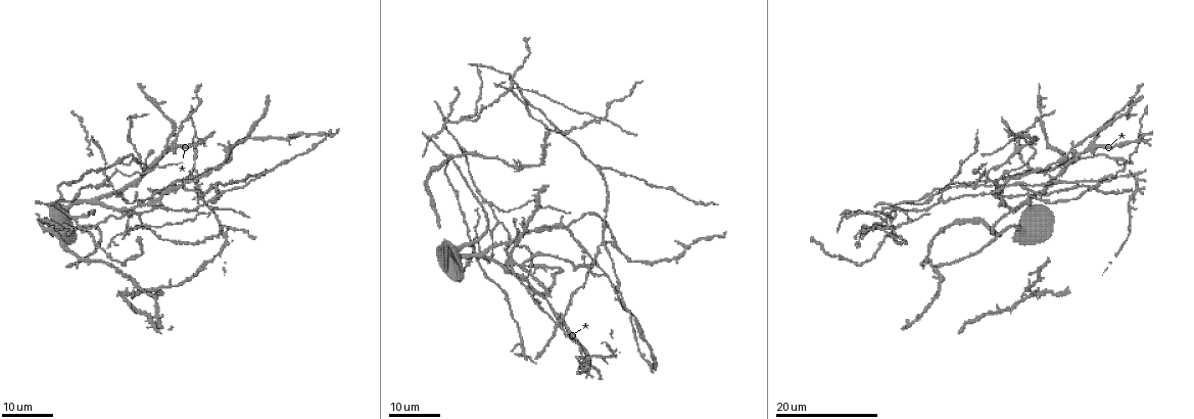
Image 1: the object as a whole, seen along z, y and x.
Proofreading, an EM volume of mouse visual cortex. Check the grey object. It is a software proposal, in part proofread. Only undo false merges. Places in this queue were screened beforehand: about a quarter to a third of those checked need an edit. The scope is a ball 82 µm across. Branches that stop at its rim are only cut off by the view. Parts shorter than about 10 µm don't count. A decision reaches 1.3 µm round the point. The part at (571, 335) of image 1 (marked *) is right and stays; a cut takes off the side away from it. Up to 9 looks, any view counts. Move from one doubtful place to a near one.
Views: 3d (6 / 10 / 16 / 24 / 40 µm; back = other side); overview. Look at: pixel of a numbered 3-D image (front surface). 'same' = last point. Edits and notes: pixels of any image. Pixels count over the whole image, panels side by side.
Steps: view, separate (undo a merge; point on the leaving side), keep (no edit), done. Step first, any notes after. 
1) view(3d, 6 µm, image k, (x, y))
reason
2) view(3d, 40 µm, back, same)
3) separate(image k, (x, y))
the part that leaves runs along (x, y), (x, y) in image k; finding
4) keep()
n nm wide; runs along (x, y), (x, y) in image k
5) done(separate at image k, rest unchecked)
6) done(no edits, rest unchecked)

view(3d, 16 µm, image 1, (559, 323))
four-way junction

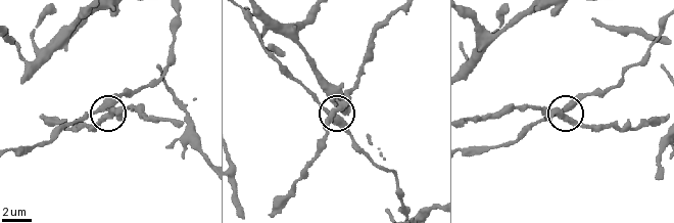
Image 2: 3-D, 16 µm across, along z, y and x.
view(3d, 10 µm, image 2, (336, 110))

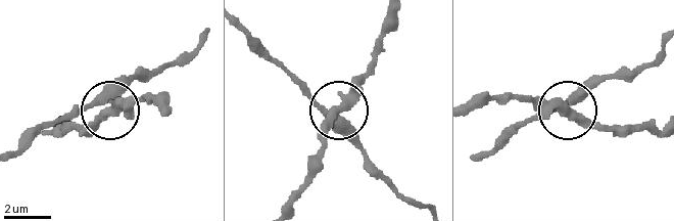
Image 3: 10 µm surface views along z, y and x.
keep()
side arm 101 µm; runs along (663, 50), (565, 106), (541, 108), (526, 99) in image 3; continuous, no second neuron

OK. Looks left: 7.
view(3d, 16 µm, image 1, (211, 199))
branch point

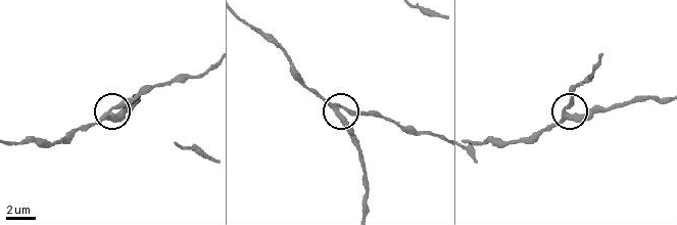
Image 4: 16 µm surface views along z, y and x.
view(3d, 6 µm, image 4, (106, 113))

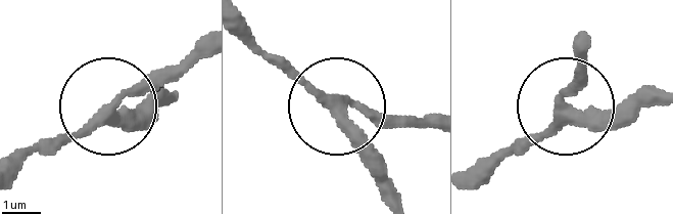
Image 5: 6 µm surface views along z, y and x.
keep()
260 nm wide; runs along (398, 202), (346, 106), (415, 123) in image 5; continuous, no second neuron

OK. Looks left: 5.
view(3d, 24 µm, image 1, (975, 183))
side arm on a straight run

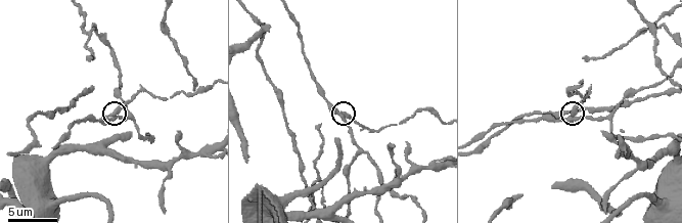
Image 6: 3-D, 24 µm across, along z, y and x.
view(3d, 10 µm, image 6, (574, 114))

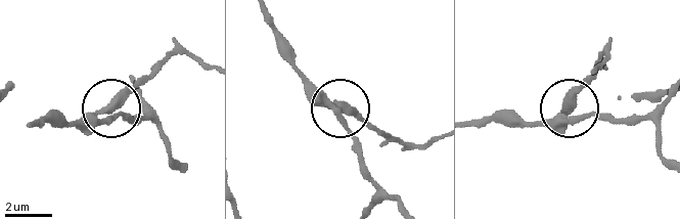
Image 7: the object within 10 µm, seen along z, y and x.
keep()
3 arms; runs along (179, 161), (153, 120), (119, 118), (115, 112), (151, 73) in image 7; continuous, no second neuron

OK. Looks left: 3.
view(3d, 16 µm, image 1, (124, 232))
four-way junction

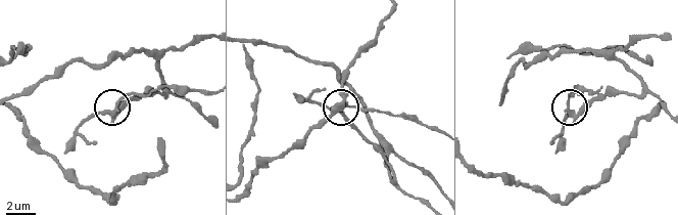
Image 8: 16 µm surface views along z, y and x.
view(3d, 10 µm, image 8, (571, 110))
closer look

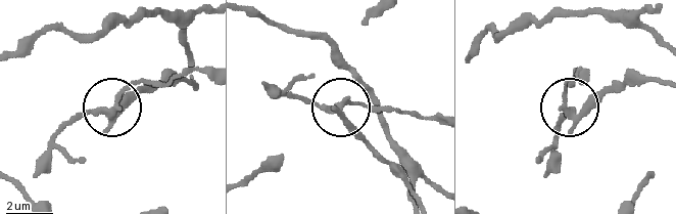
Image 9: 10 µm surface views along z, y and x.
separate(image 9, (77, 119))
4 arms; the part that leaves runs along (107, 115), (137, 84), (207, 70) in image 9; a second neuron is stuck on

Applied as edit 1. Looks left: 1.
done(separate at image 9, rest unchecked)

